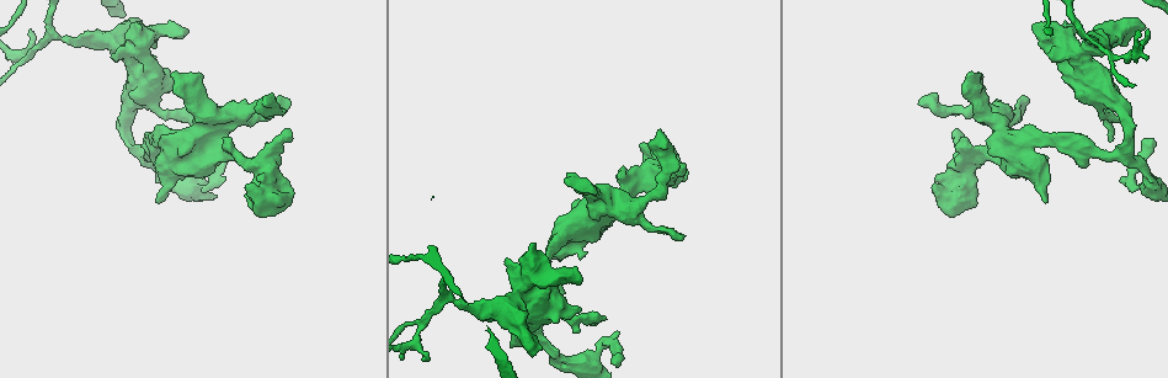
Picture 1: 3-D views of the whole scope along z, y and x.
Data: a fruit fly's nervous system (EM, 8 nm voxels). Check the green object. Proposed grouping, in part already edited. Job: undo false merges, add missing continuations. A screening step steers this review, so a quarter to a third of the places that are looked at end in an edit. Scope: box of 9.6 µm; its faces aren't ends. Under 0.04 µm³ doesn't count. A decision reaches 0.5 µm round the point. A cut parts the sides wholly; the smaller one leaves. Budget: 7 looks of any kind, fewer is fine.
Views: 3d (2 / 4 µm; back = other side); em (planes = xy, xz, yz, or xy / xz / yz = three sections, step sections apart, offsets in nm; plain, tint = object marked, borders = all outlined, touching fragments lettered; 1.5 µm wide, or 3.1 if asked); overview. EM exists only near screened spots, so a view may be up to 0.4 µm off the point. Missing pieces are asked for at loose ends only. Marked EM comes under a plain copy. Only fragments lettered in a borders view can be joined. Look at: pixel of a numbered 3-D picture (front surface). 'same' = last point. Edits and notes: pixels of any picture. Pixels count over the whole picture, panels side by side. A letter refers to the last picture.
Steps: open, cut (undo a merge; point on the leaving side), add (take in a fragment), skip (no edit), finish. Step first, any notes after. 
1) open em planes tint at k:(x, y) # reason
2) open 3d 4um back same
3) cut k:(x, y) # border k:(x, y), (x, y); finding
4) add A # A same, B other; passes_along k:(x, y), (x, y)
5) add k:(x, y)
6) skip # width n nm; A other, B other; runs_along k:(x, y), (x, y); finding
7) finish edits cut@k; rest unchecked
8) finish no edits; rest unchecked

open em planes tint at 1:(57, 37) # three arms meet

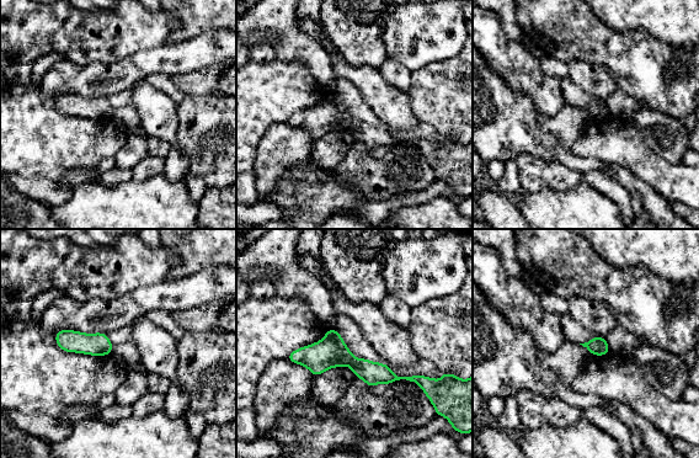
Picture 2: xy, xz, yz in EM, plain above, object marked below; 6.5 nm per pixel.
open em planes borders same

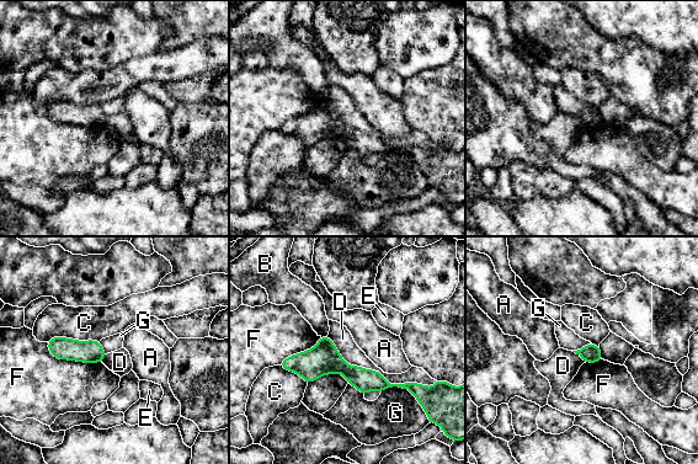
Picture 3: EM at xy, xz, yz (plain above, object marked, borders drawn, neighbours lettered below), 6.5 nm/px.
cut 3:(324, 358) # A other, B other, C other, D other, E other, F other, G other; border 3:(347, 366), (342, 373); a second neuron is stuck on

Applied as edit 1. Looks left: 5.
open em planes borders at 1:(580, 284) # an open end

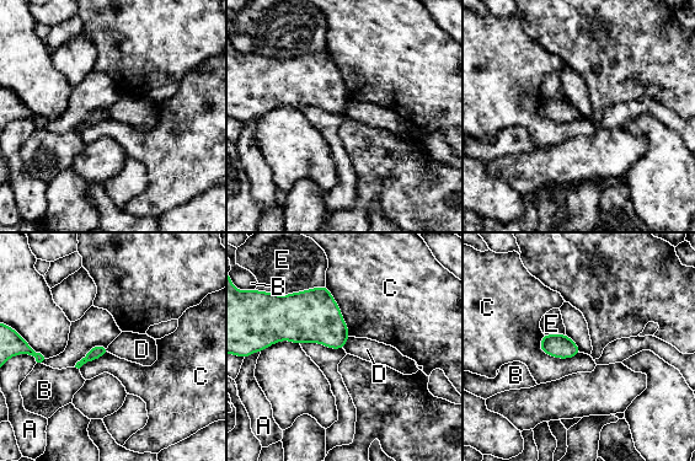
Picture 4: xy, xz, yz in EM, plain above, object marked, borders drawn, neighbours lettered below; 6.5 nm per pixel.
skip # A other, B other, C other, D other, E other; none of them fits

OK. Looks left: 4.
open em xy step 4 tint at 1:(1045, 201) # branch stops here

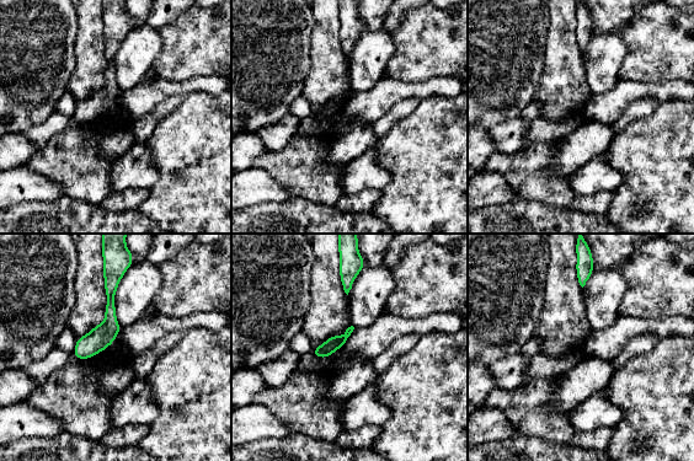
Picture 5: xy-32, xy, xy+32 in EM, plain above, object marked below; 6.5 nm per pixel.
open em planes tint same # another direction

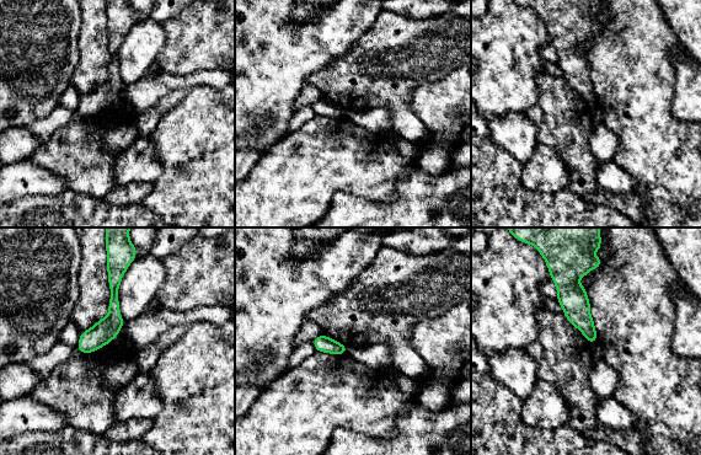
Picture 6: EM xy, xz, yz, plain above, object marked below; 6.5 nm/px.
open em planes borders same # what lies round it

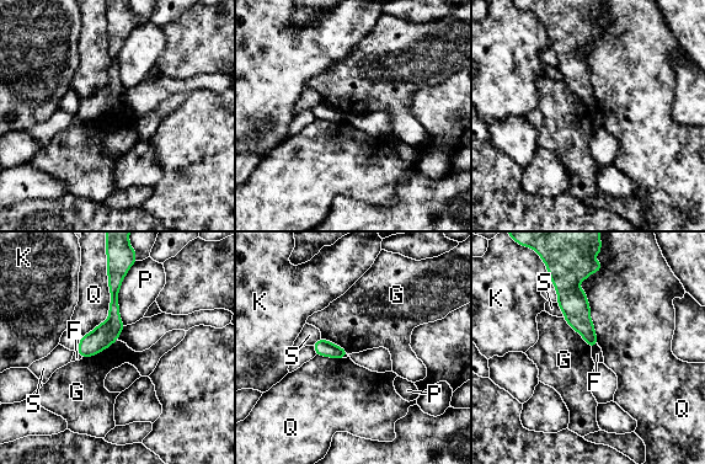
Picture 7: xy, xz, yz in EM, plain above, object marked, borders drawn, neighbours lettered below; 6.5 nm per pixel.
skip # longest_contact Q 500 nm; F other, G other, K other, P other, Q other, S other; none of them fits

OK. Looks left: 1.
finish edits cut@3; rest unchecked

